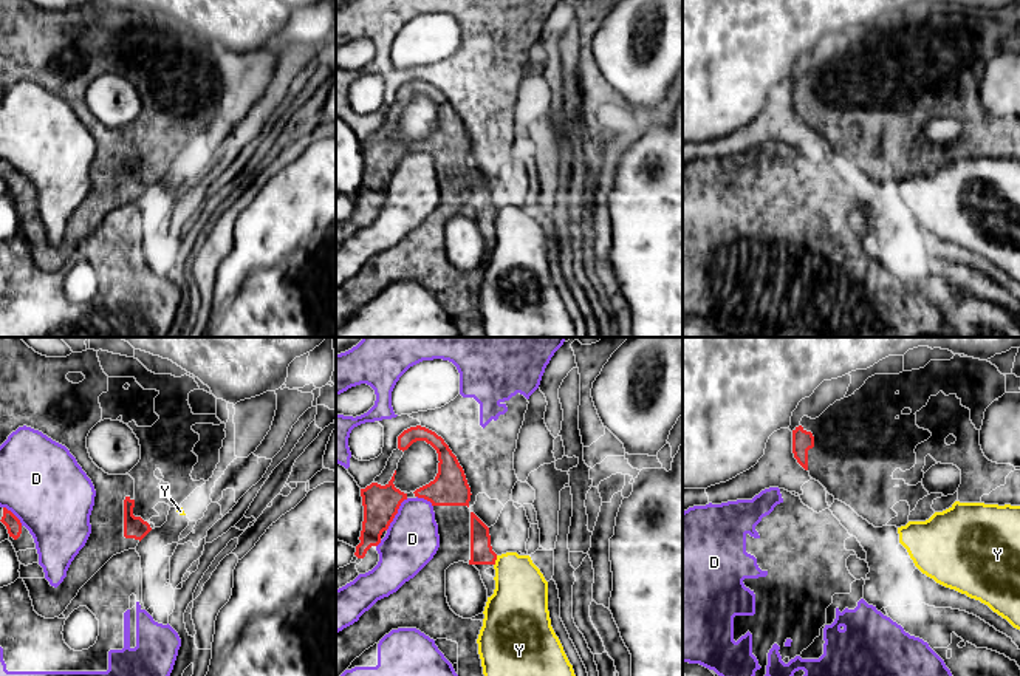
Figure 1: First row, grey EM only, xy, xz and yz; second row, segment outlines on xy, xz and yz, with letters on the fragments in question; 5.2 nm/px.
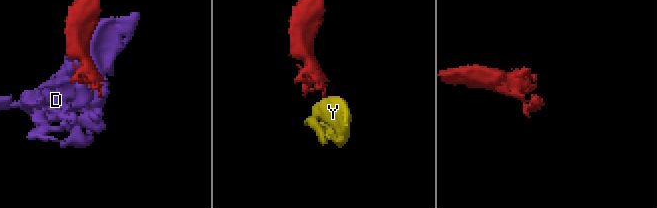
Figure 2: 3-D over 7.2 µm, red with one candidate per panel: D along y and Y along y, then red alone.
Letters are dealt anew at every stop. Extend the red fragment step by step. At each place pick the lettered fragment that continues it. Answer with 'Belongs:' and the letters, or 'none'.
Belongs: none

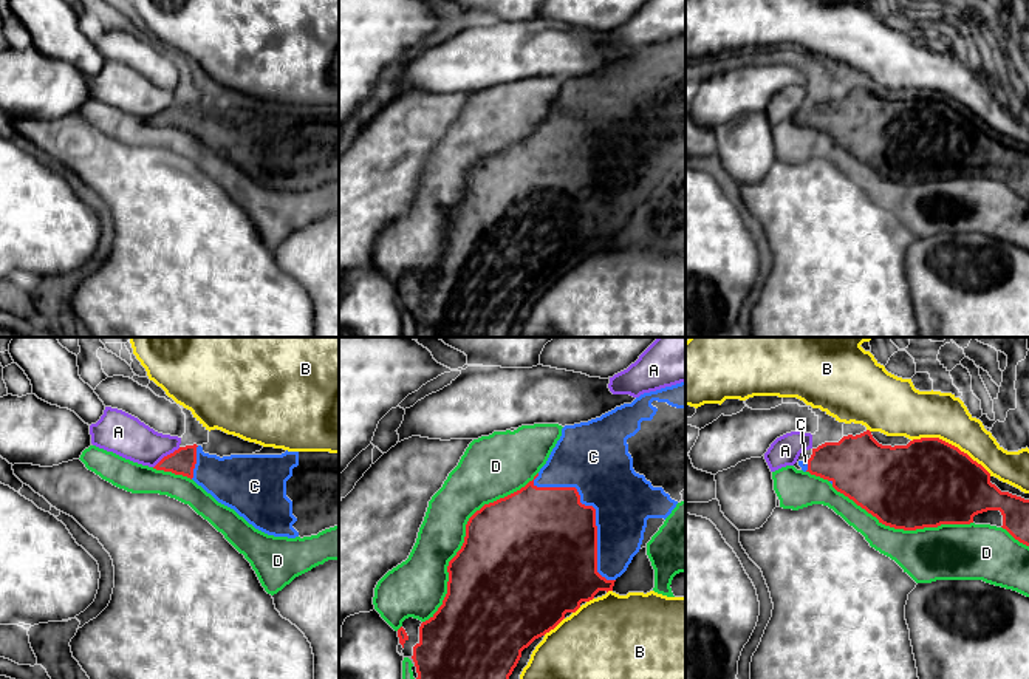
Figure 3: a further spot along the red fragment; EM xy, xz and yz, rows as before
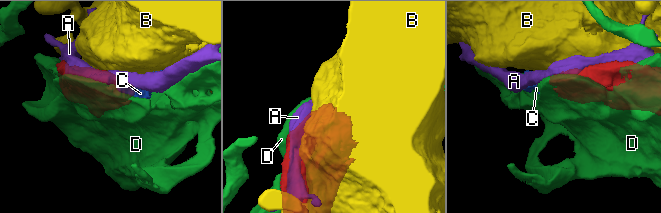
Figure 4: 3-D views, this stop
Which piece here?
Belongs: C

